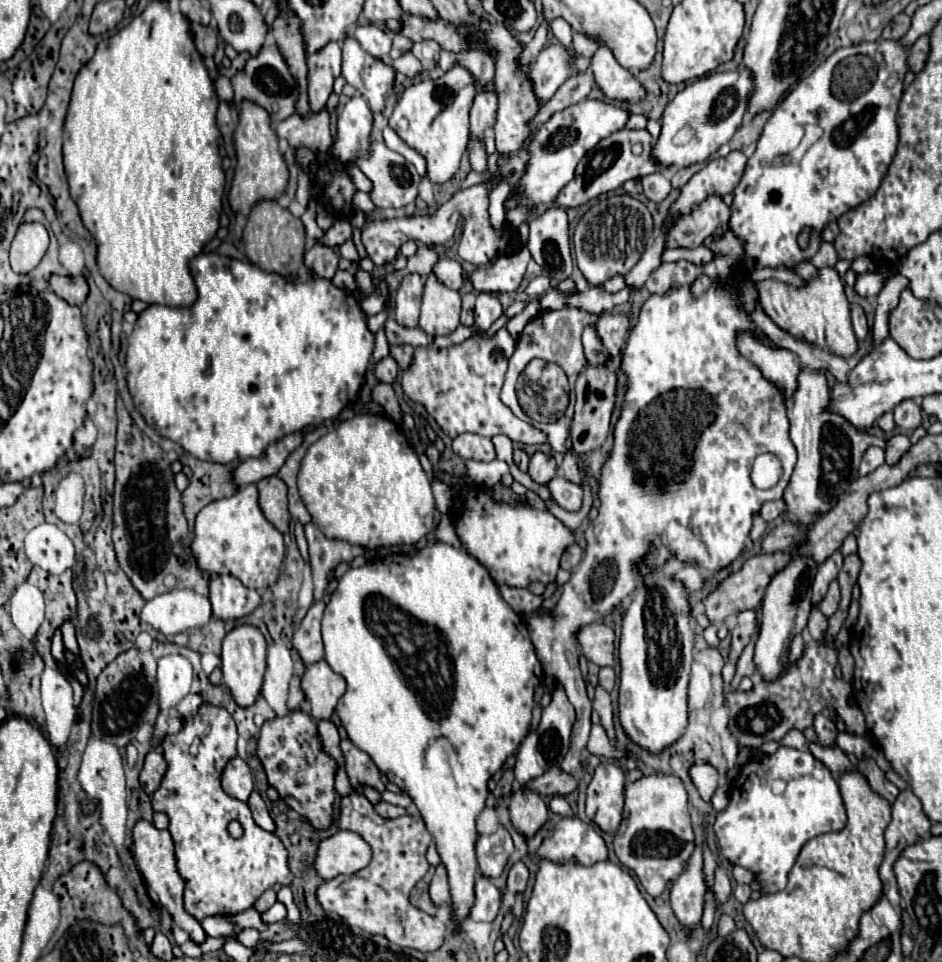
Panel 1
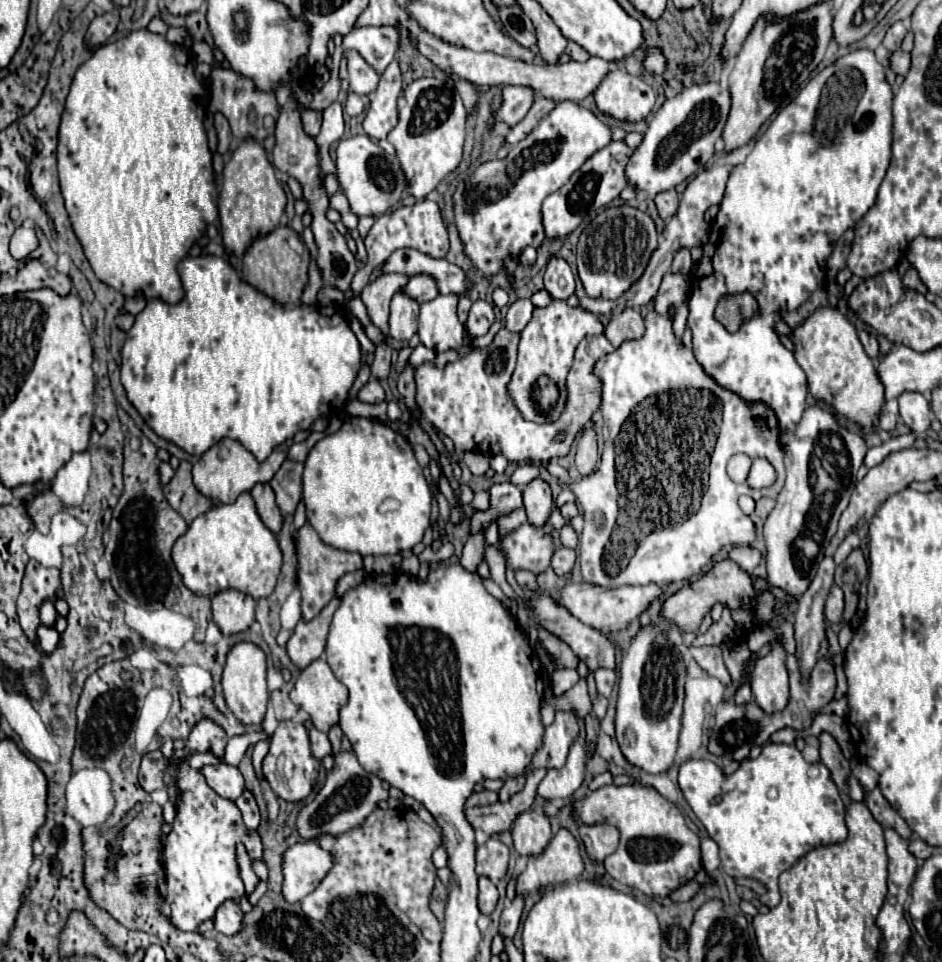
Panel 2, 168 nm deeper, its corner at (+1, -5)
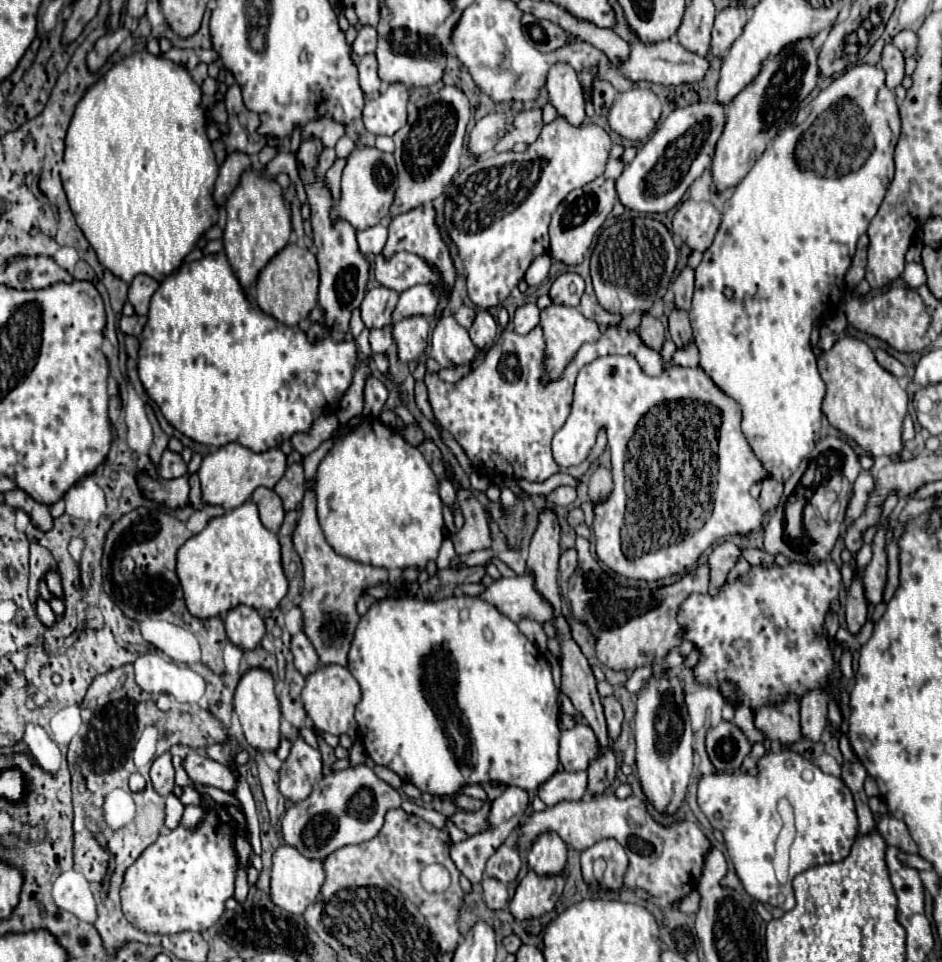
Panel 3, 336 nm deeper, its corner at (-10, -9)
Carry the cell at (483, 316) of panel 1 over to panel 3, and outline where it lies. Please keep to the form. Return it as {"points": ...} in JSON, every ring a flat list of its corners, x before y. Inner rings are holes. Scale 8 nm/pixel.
{"points":[[479,309,477,317,473,321,473,327,469,331,471,341,477,345,477,349,485,349,487,345,493,343,495,333,497,333,497,321,495,321,495,317,489,311]]}

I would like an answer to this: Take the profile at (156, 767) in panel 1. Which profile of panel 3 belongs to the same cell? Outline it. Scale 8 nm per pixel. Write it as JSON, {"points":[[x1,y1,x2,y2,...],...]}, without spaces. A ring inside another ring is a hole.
{"points":[[163,753,151,765,151,781,153,781,155,791,161,797,167,797,173,791,173,787,175,787,173,777,175,777,175,771,173,771,173,763,171,763,171,753]]}

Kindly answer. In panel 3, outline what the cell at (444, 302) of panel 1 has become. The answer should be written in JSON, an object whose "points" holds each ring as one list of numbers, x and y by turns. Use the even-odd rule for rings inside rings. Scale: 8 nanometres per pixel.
{"points":[[445,315,437,321,435,329,431,334,431,348,429,350,429,357,436,360,442,368,455,367,463,365,463,363,469,363,475,353,477,353,477,347,473,345,469,333,465,327,461,327,457,323,457,319,453,315]]}

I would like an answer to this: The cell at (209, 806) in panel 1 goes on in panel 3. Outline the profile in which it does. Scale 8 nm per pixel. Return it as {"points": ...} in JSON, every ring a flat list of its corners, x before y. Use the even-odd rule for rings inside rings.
{"points":[[223,805,209,807,199,821,195,829,187,829,179,825,173,829,173,833,157,839,153,849,157,849,157,855,147,855,147,851,129,867,125,873,125,881,121,887,121,905,125,917,141,931,147,933,161,933,161,935,171,935,171,933,181,933,181,931,205,931,217,919,223,915,225,901,233,897,235,889,235,875,239,869,237,853,233,847,235,841,235,831,237,823,229,811,225,811]]}

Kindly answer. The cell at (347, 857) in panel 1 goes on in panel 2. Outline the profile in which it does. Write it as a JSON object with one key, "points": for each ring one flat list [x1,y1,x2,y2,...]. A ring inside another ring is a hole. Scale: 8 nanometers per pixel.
{"points":[[316,841,294,843,284,851,282,861,282,895,288,903,302,901,312,893,322,877,330,871,334,859]]}

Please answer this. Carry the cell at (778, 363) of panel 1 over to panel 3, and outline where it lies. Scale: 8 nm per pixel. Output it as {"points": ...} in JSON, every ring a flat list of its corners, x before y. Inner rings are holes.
{"points":[[861,63,861,65,855,65,855,67,847,69,841,77,837,77,827,89,823,89,811,101,811,113,805,119,805,123,788,125,782,131,780,129,773,139,772,147,765,149,765,153,755,161,755,165,749,169,749,173,741,179,741,183,737,185,735,193,731,195,731,199,725,201,725,205,723,205,723,221,721,221,721,227,719,227,719,231,715,235,713,245,703,253,703,261,695,269,695,295,693,295,693,307,689,311,689,317,691,317,693,337,695,337,695,343,699,347,699,355,701,355,699,365,703,367,703,371,713,379,713,383,723,393,727,393,729,397,733,397,741,405,741,409,743,409,741,427,745,431,745,437,749,439,753,451,757,451,757,455,761,455,761,461,765,463,765,467,769,467,771,477,781,481,781,483,785,483,785,479,789,479,789,475,793,475,793,471,799,467,801,459,805,459,805,455,809,455,809,451,813,449,813,443,819,439,819,433,821,433,821,401,823,401,823,395,825,395,825,383,823,383,823,379,821,379,821,375,817,371,817,361,815,361,815,355,813,355,813,349,811,349,811,343,809,343,811,327,813,327,813,321,817,317,827,313,829,307,833,309,833,305,839,301,839,283,843,283,843,275,849,269,857,239,867,231,871,219,877,215,877,209,879,209,879,205,881,205,881,201,885,197,885,191,887,191,889,183,893,181,893,171,895,171,893,151,895,151,899,133,901,133,901,117,899,117,899,109,897,109,897,97,895,97,893,89,885,87,885,71,879,65,867,65,867,63],[841,97,855,99,859,103,865,119,861,119,861,111,849,111,849,107,841,107,841,103,837,103,837,107,829,107,831,103,839,101],[795,149,797,149,797,155,801,155,801,159,809,159,809,163,813,163,813,167,817,167,817,171,825,171,825,175,841,175,841,171,849,171,849,173,841,175,841,177,821,177,819,173,815,173,811,169,805,169,795,159],[727,287,733,289,733,293,735,293,733,299,725,297,723,291]]}

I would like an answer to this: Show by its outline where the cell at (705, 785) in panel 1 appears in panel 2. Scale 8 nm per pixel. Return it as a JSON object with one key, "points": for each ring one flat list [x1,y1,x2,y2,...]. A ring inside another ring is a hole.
{"points":[[778,743,762,747,762,753,756,759,744,759,732,775,726,775,712,761,686,761,680,767,678,783,684,793,684,799,688,801,696,817,702,821,702,825,708,829,710,837,720,845,720,861,724,873,728,873,734,879,756,879,766,887,764,895,756,895,754,891,738,885,738,895,746,901,758,899,768,907,776,907,780,903,778,875,790,869,808,851,820,845,842,843,848,835,844,823,846,809,838,793,838,787,830,777,830,771,820,763,818,777,810,779,806,773,808,767,810,765,802,759,802,753,794,745,778,745],[770,787,778,789,778,799,768,799]]}

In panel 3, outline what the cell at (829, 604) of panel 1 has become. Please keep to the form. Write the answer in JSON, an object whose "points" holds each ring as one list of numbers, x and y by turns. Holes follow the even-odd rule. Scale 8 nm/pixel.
{"points":[[853,581,849,591,847,591,847,603,845,603,845,619,847,619,847,629,851,633,857,633,863,623,867,621,867,603,861,591,861,583]]}

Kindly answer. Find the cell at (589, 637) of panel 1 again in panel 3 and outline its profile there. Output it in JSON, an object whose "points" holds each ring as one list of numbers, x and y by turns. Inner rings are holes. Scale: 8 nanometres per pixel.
{"points":[[527,571,523,577,499,579,487,587,481,597,493,603,503,615,519,623,521,619,533,619,537,623,553,623,553,605,535,589,535,575]]}

